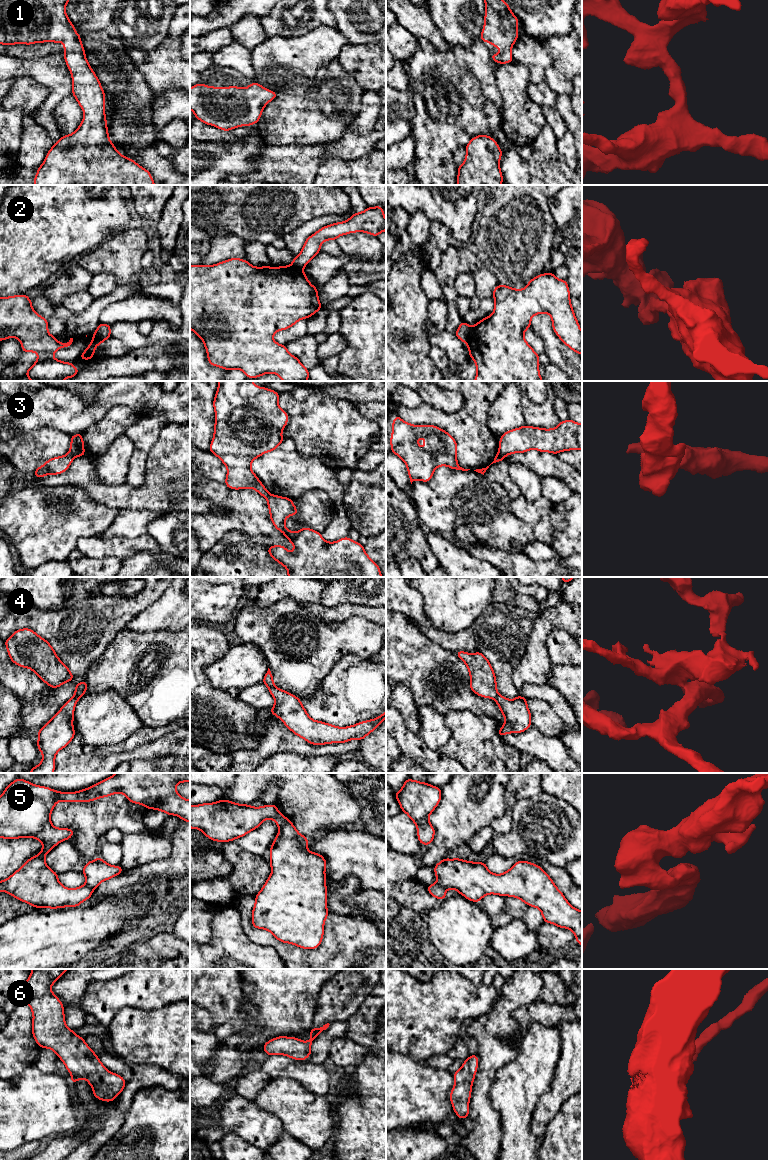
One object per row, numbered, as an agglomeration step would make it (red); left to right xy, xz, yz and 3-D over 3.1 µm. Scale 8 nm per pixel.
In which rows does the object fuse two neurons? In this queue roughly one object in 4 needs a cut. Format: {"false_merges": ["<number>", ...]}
{"false_merges": ["2", "3", "4", "5"]}

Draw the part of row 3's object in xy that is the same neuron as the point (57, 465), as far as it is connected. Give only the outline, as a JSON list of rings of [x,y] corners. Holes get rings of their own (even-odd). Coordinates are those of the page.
[[[69,451],[66,455],[54,457],[46,461],[42,466],[36,468],[33,473],[36,477],[44,477],[48,474],[61,474],[65,472],[72,463],[74,456]]]

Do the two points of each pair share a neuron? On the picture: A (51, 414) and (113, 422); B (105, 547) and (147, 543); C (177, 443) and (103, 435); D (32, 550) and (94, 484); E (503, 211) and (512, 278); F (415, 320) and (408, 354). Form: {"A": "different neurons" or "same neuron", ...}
{"A": "different neurons", "B": "same neuron", "C": "different neurons", "D": "different neurons", "E": "same neuron", "F": "same neuron"}

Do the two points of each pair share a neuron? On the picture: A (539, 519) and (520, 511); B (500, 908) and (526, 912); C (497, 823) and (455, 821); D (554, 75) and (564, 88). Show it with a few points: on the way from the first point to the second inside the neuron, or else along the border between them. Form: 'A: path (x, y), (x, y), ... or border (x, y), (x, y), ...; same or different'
A: path (534, 514), (525, 511); same
B: path (506, 909), (520, 911); same
C: border (505, 805), (504, 813), (489, 825); different
D: path (554, 78), (561, 85); same

